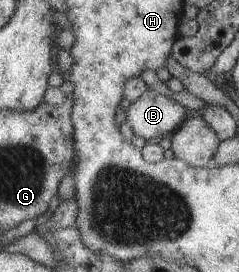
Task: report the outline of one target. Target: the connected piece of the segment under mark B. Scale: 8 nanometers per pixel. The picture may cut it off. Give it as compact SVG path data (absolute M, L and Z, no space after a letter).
M150 90L132 102L126 111L126 121L133 127L135 137L155 139L172 136L192 112L174 100Z

